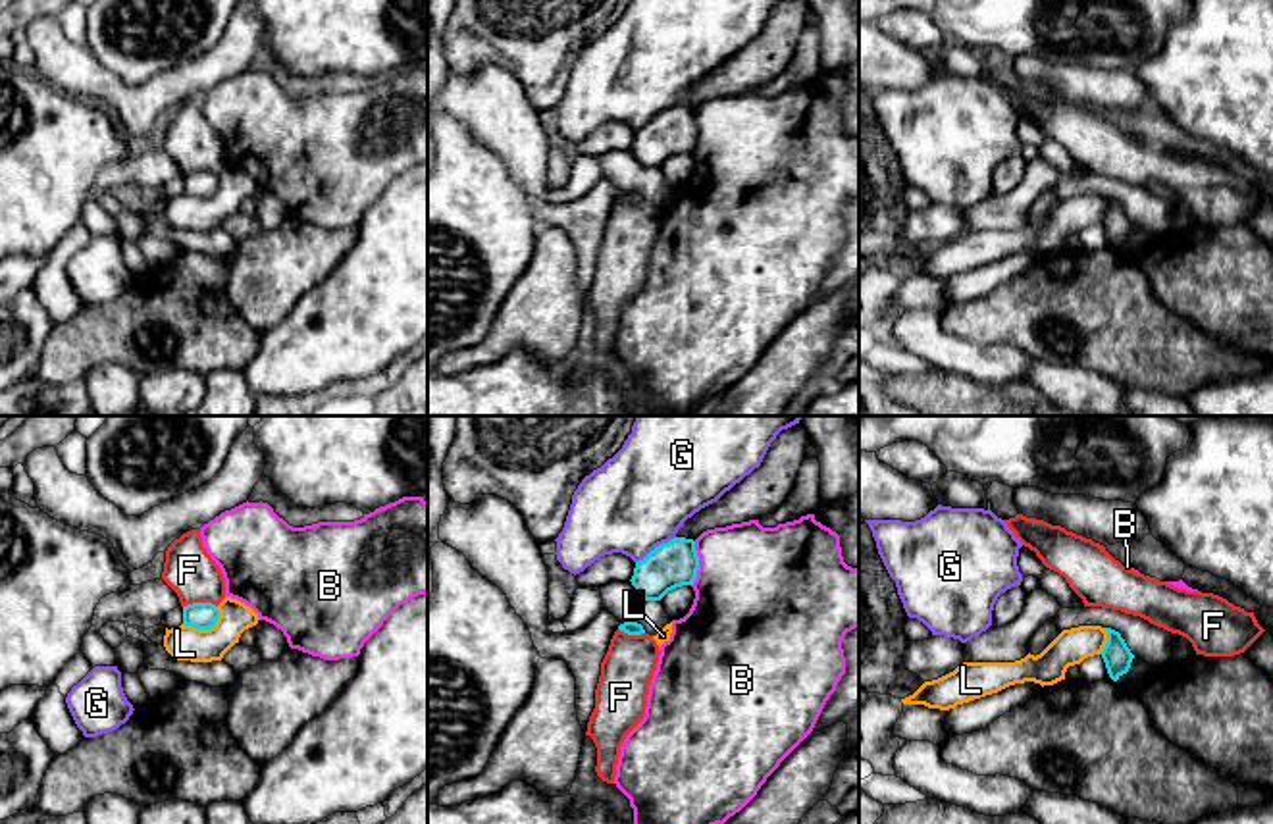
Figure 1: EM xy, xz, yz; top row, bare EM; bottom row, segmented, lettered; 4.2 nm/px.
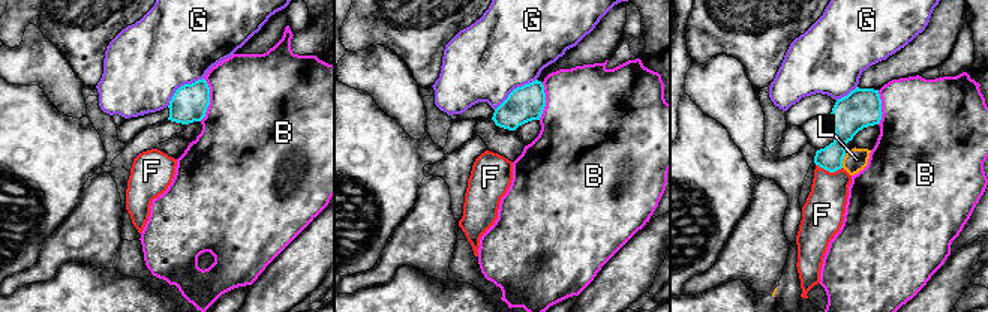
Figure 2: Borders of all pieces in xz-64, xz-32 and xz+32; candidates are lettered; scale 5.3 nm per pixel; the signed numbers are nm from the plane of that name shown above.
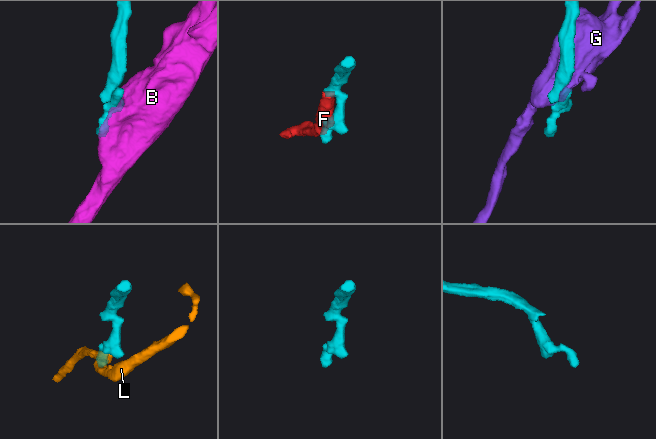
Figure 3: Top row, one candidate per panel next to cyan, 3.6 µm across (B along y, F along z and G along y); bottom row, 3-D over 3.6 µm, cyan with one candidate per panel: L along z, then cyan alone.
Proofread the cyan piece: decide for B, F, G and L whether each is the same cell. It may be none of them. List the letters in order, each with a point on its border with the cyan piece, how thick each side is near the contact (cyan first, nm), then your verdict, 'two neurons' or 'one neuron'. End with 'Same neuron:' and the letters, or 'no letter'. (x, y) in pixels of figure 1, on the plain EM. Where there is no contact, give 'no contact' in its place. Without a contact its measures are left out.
B: meets cyan in xz at (698, 133); 190 nm thick on the cyan side, 480 nm on the other; two neurons
F: meets cyan in xy at (199, 172); 110 nm thick on the cyan side, 220 nm on the other; one neuron
G: meets cyan in xz at (655, 116); 190 nm thick on the cyan side, 420 nm on the other; two neurons
L: meets cyan in xy at (205, 197); 110 nm thick on the cyan side, 140 nm on the other; two neurons
Same neuron: F

